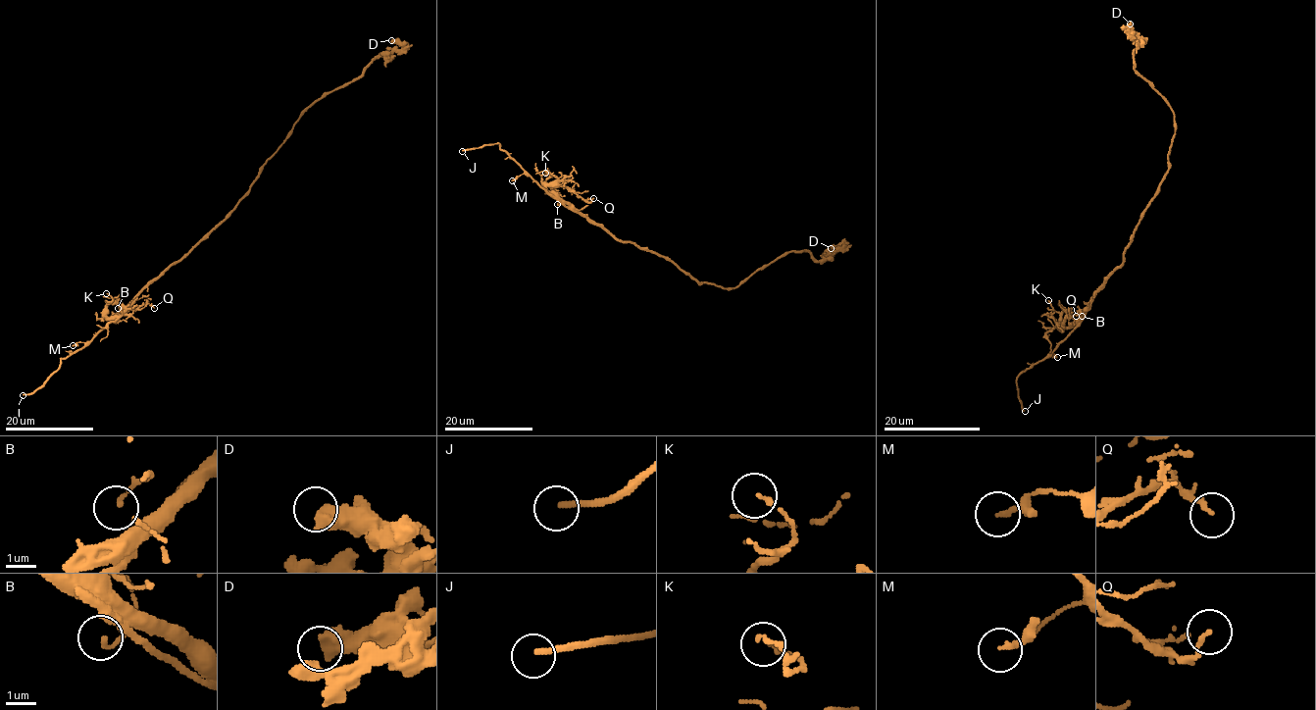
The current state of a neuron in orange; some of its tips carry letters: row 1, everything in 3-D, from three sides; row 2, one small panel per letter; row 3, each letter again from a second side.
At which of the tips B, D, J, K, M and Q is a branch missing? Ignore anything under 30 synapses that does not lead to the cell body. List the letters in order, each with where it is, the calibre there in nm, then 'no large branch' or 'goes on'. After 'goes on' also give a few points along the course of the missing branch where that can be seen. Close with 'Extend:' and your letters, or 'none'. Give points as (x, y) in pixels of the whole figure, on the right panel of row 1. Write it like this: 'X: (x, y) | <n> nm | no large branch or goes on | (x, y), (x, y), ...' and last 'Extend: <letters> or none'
B: (1082, 316) | 110 nm | no large branch
D: (1130, 24) | 600 nm | no large branch
J: (1025, 411) | 200 nm | goes on
K: (1048, 300) | 140 nm | no large branch
M: (1057, 357) | 150 nm | no large branch
Q: (1076, 316) | 140 nm | no large branch
Extend: J

